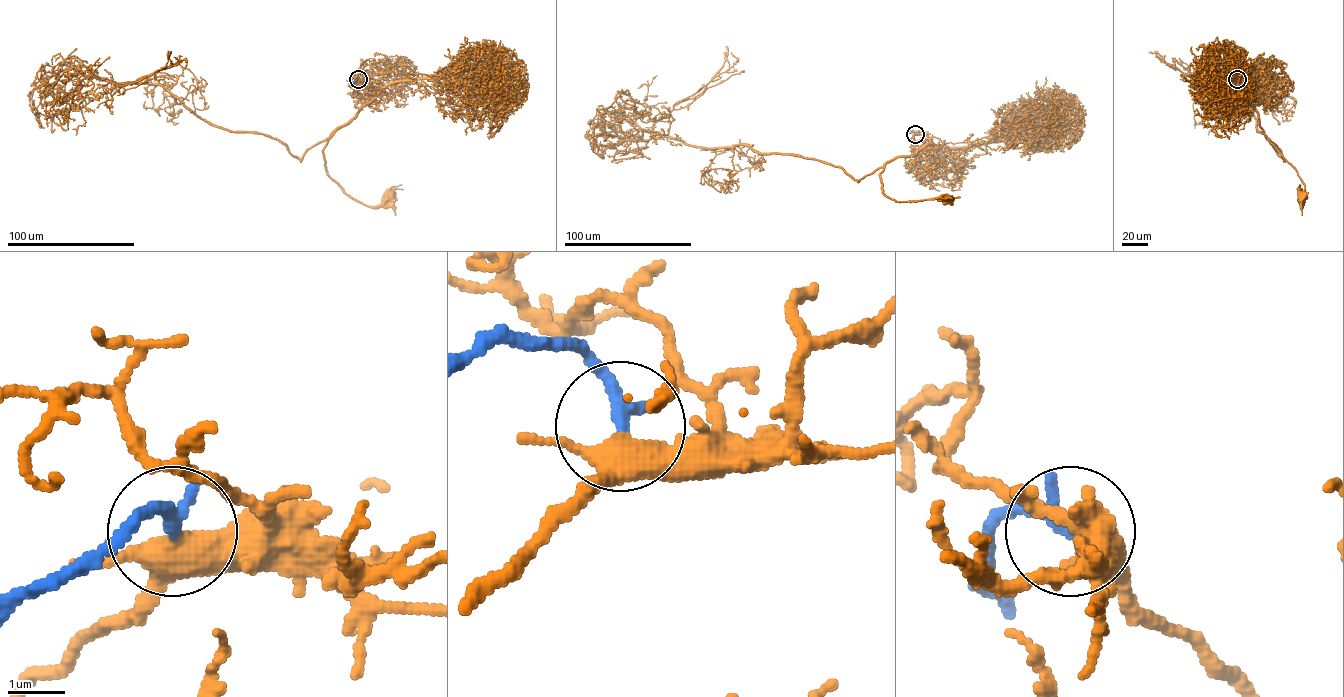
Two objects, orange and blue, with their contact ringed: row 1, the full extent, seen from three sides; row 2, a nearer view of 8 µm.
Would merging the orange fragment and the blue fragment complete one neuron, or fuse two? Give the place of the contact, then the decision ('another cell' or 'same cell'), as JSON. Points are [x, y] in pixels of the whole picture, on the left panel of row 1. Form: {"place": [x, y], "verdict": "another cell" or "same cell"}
{"place": [358, 79], "verdict": "same cell"}

